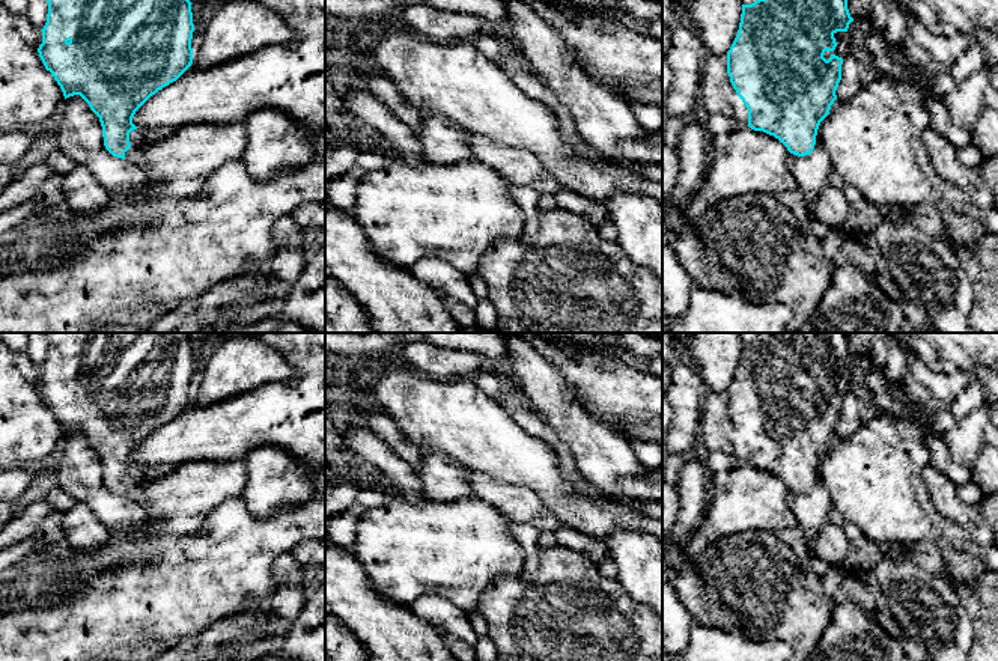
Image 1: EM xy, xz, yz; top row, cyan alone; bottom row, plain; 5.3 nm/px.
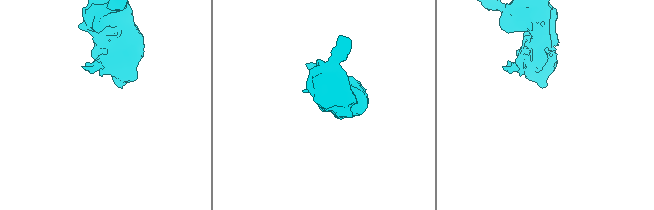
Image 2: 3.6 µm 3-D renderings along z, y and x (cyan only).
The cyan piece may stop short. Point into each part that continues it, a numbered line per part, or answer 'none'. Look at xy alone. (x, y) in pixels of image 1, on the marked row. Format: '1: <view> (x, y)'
1: xy (140, 137)

